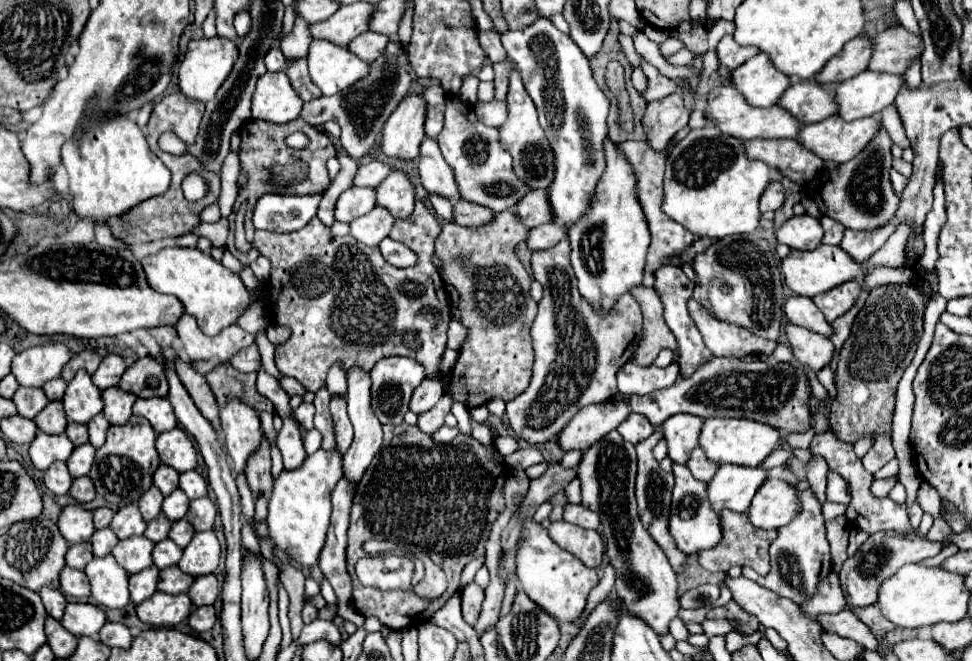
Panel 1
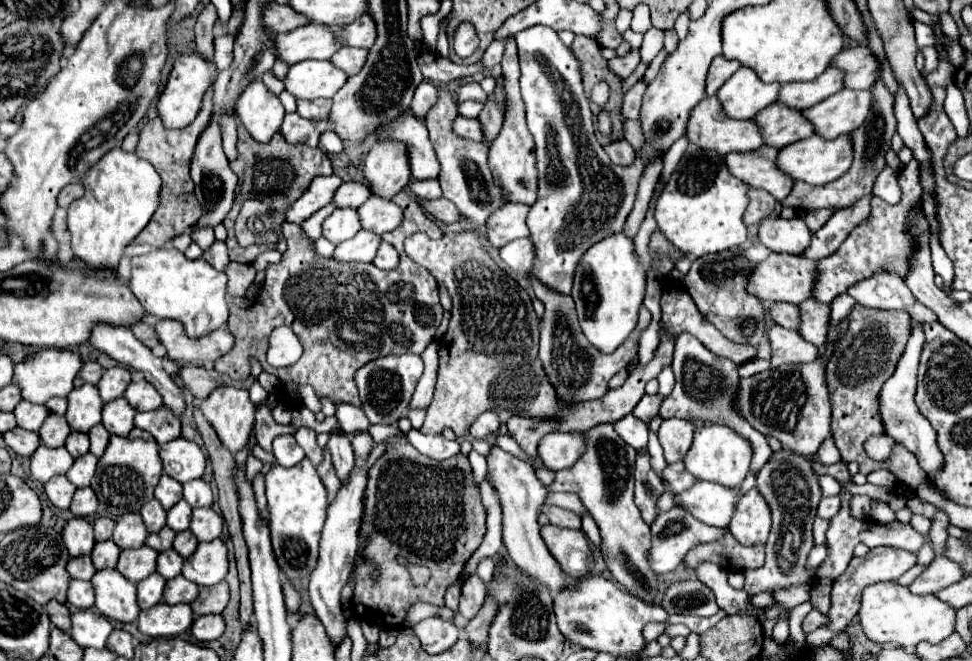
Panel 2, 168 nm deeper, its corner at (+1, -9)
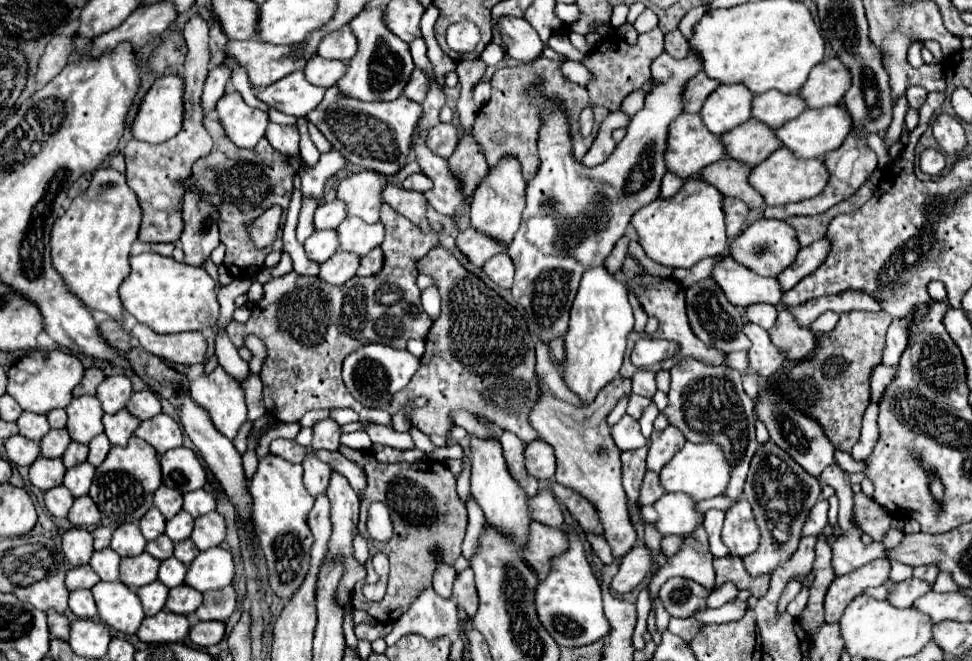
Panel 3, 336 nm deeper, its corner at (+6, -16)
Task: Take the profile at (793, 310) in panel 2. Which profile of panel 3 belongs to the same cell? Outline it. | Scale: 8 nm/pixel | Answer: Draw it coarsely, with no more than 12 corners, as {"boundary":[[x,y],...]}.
{"boundary":[[751,304],[745,308],[749,322],[769,330],[777,320],[771,304]]}

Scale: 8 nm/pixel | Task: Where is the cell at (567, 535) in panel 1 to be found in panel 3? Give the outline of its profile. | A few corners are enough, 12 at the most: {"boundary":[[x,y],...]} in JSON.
{"boundary":[[531,520],[523,554],[537,574],[567,548],[559,528]]}

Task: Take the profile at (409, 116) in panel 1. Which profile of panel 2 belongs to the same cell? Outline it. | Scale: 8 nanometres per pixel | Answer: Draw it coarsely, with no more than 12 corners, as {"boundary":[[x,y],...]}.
{"boundary":[[376,141],[364,175],[372,193],[392,197],[412,173],[406,145]]}

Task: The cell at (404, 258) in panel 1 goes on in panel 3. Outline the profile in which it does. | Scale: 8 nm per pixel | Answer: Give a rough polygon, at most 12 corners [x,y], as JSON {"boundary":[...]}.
{"boundary":[[383,250],[361,258],[355,276],[373,276],[383,268]]}

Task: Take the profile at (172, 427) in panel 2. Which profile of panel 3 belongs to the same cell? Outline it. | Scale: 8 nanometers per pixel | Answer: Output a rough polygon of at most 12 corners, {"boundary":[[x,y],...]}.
{"boundary":[[157,414],[135,430],[163,454],[183,444],[181,426]]}

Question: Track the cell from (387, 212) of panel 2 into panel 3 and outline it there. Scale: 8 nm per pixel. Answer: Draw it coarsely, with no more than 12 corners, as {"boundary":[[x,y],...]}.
{"boundary":[[381,222],[339,224],[339,250],[365,256],[383,242]]}

